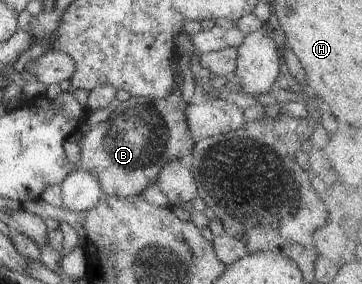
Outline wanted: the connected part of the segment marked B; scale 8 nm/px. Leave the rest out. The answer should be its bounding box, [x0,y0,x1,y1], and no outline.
[73,85,196,198]

